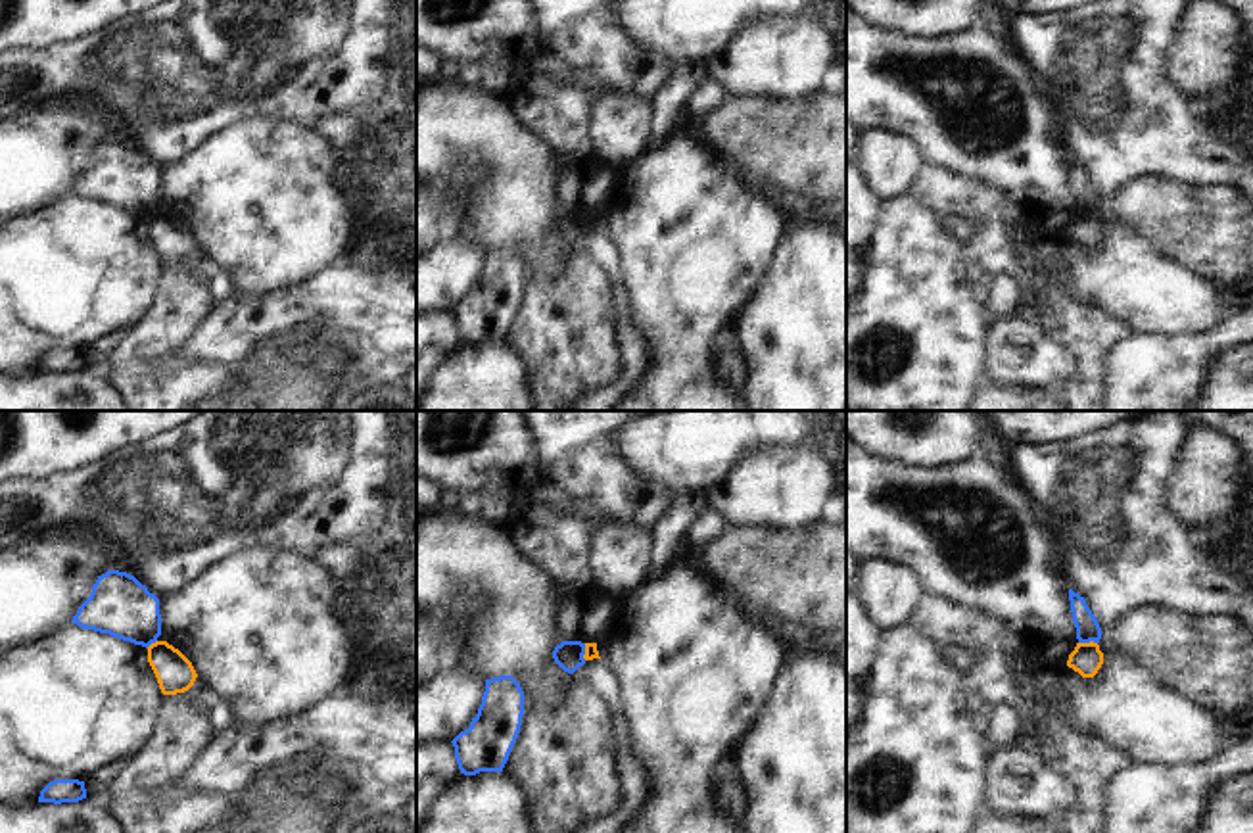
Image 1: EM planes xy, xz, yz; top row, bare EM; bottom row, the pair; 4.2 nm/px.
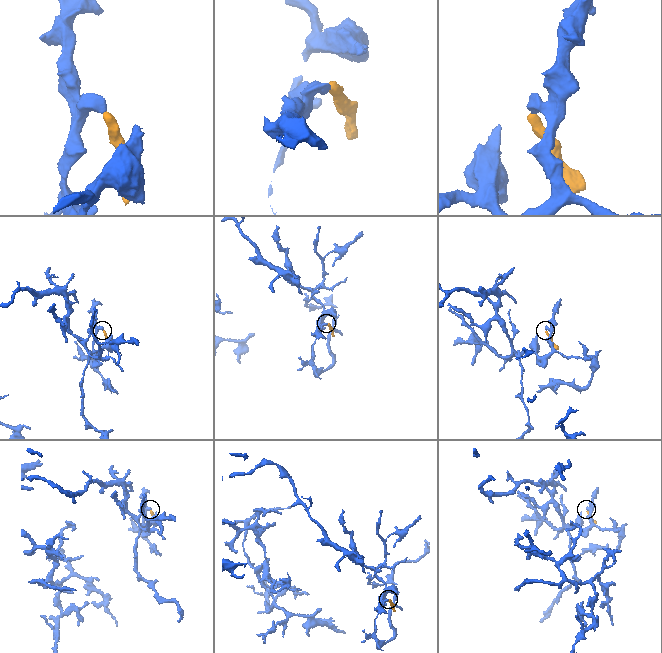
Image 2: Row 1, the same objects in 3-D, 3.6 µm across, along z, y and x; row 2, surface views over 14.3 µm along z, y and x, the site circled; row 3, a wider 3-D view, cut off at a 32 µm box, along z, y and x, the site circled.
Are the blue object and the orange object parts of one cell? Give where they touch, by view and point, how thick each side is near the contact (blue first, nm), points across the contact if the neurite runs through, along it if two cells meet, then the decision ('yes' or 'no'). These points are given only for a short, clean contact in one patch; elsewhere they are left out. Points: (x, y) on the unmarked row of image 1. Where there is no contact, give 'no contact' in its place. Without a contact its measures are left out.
contact yz (1087, 212); calibres 100 and 140 nm; border yz (1096, 212), (1079, 214); no

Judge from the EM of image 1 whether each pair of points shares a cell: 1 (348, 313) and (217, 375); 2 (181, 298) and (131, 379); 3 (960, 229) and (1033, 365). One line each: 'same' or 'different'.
1: different
2: same
3: different

